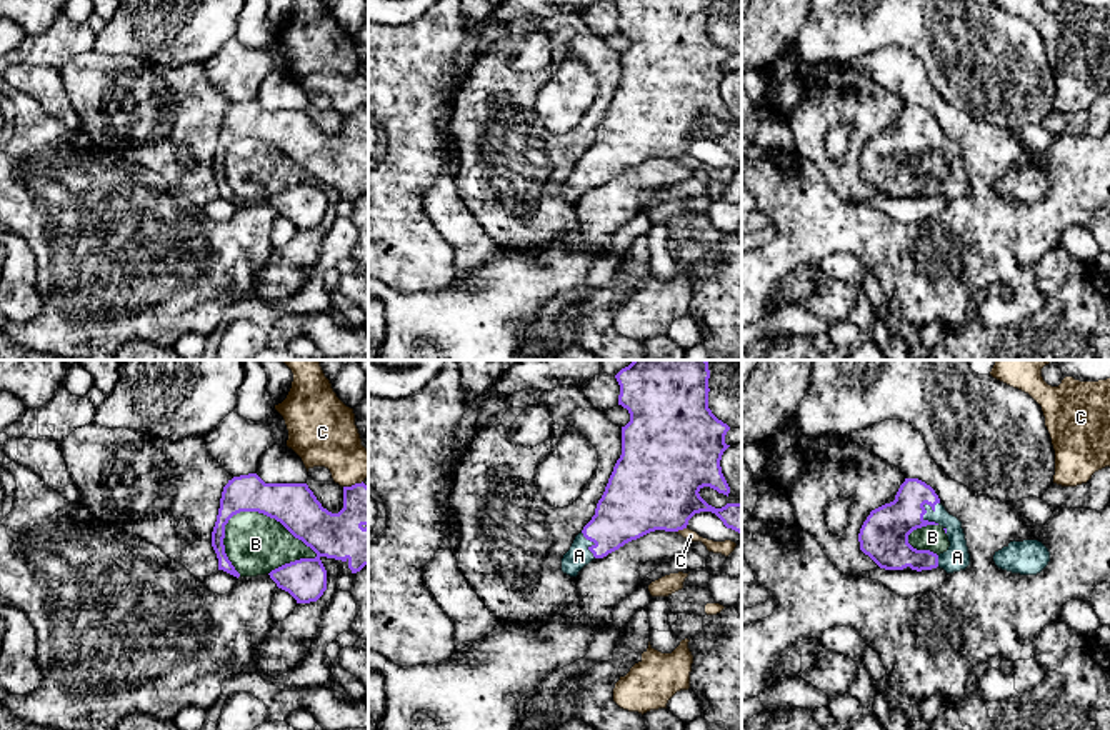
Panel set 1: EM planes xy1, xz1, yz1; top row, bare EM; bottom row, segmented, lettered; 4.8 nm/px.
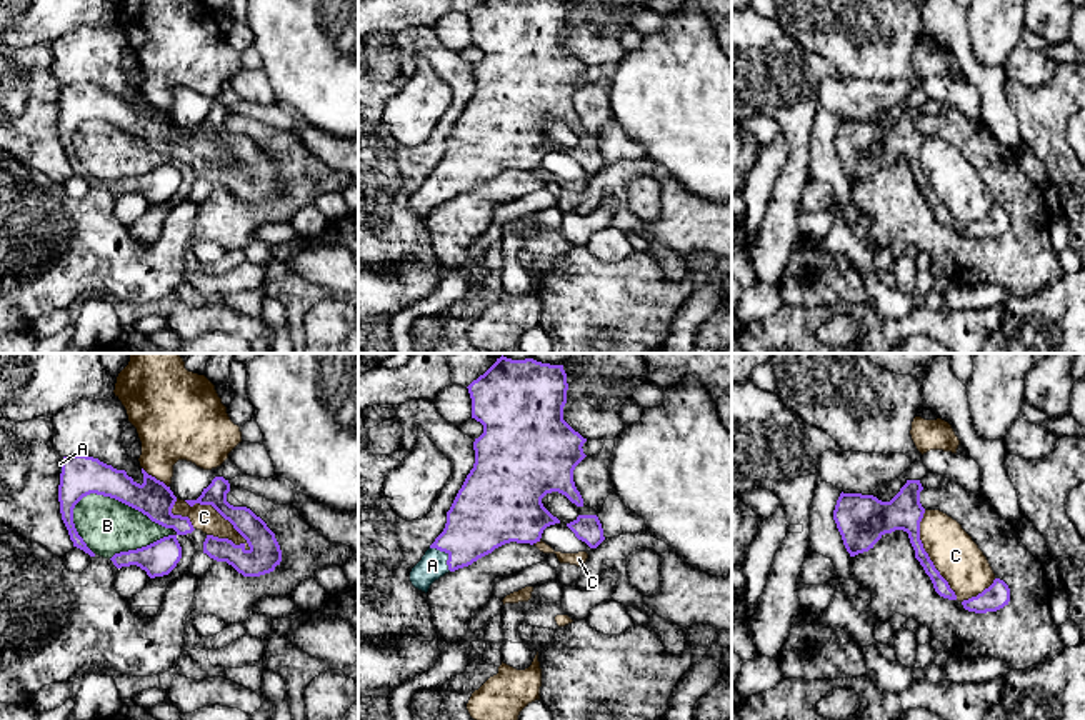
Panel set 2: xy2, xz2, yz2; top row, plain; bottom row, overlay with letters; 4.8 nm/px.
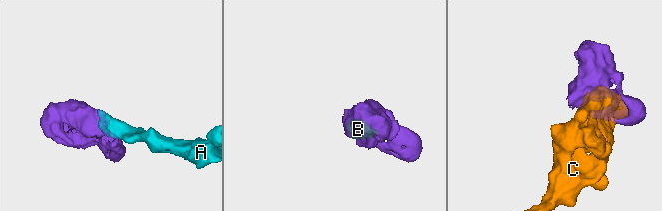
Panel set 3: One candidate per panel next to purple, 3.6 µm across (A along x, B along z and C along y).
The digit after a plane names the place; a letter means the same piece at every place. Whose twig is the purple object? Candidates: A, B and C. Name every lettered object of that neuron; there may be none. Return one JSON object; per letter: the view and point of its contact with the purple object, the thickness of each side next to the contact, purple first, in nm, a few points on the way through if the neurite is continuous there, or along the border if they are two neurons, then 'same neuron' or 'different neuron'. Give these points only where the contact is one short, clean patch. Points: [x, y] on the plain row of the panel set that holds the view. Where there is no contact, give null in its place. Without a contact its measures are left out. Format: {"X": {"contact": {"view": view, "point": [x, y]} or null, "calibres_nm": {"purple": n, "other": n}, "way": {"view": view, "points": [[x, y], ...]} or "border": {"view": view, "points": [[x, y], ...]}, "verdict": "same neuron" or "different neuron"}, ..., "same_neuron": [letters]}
{"A": {"contact": {"view": "yz1", "point": [922, 144]}, "calibres_nm": {"purple": 240, "other": 120}, "way": {"view": "yz1", "points": [[884, 164], [904, 144], [922, 144], [954, 157], [957, 182]]}, "verdict": "same neuron"}, "B": {"contact": {"view": "xy1", "point": [270, 144]}, "calibres_nm": {"purple": 220, "other": 300}, "verdict": "different neuron"}, "C": {"contact": {"view": "xy2", "point": [220, 140]}, "calibres_nm": {"purple": 140, "other": 130}, "verdict": "different neuron"}, "same_neuron": ["A"]}

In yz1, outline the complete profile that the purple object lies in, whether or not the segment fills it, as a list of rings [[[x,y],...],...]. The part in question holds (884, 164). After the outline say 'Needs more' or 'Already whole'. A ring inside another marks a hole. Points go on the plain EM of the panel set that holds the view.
[[[905,105],[895,127],[870,138],[858,160],[860,177],[885,197],[932,197],[943,195],[947,200],[965,197],[970,192],[970,180],[962,148],[950,142],[940,130],[935,117],[918,105]],[[927,152],[940,152],[950,168],[947,178],[937,182],[930,177],[917,177],[908,170],[908,162]]]. Needs more

